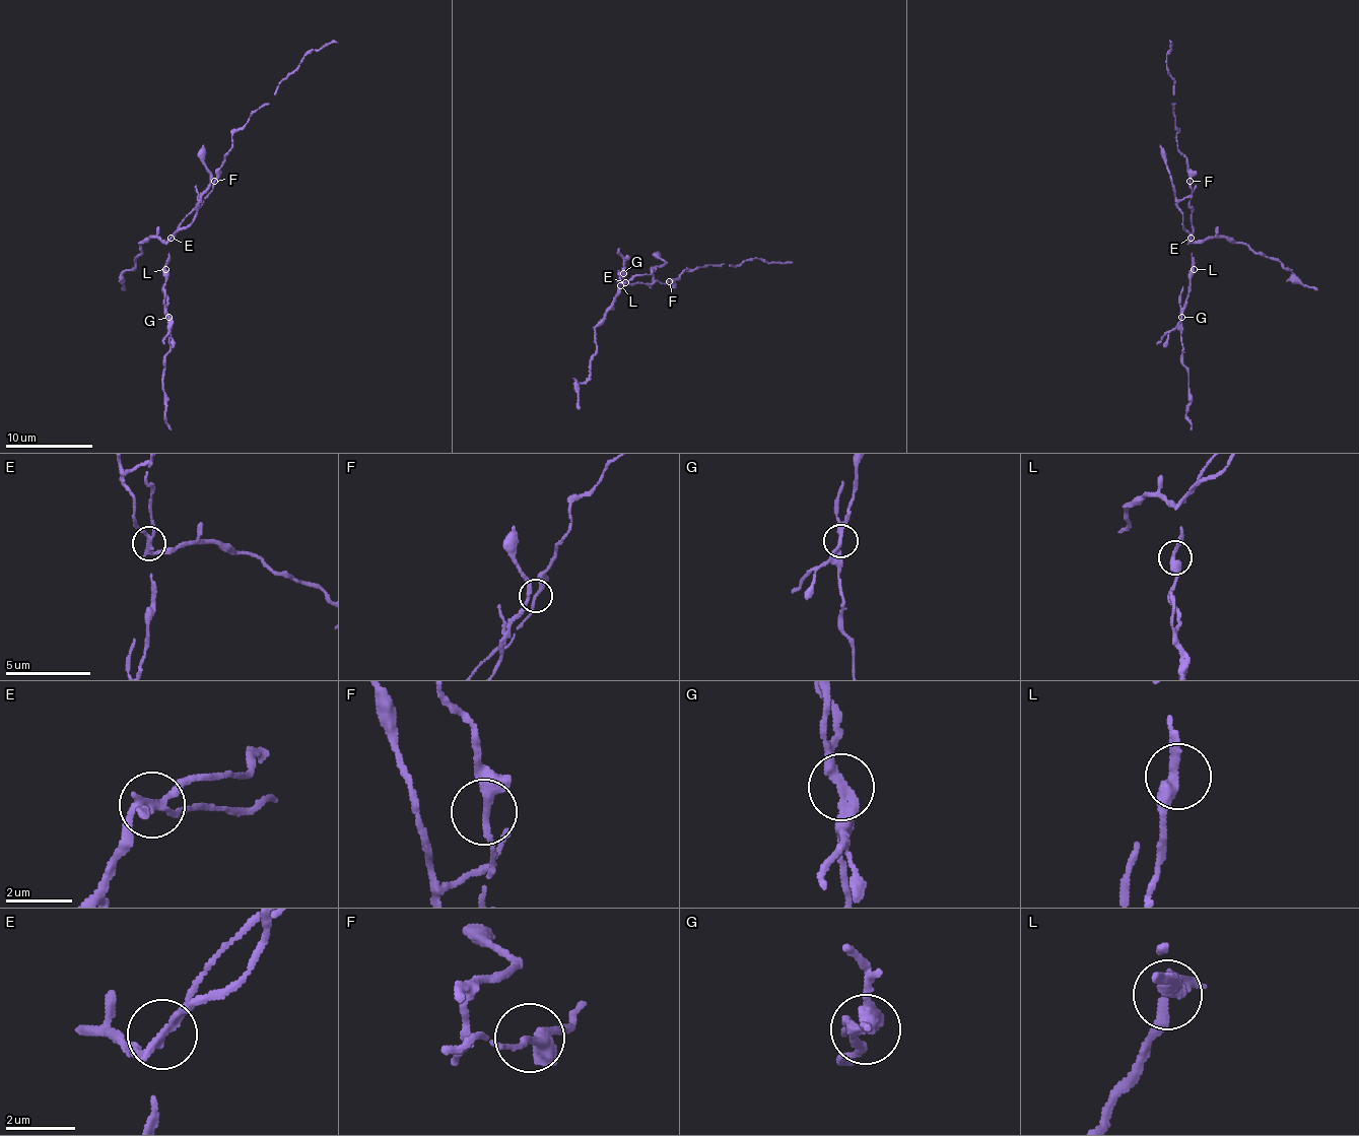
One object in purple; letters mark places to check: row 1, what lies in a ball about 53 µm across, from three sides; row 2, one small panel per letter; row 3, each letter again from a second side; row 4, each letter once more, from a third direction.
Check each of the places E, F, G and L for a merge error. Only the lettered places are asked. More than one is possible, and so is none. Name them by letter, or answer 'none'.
E, G

